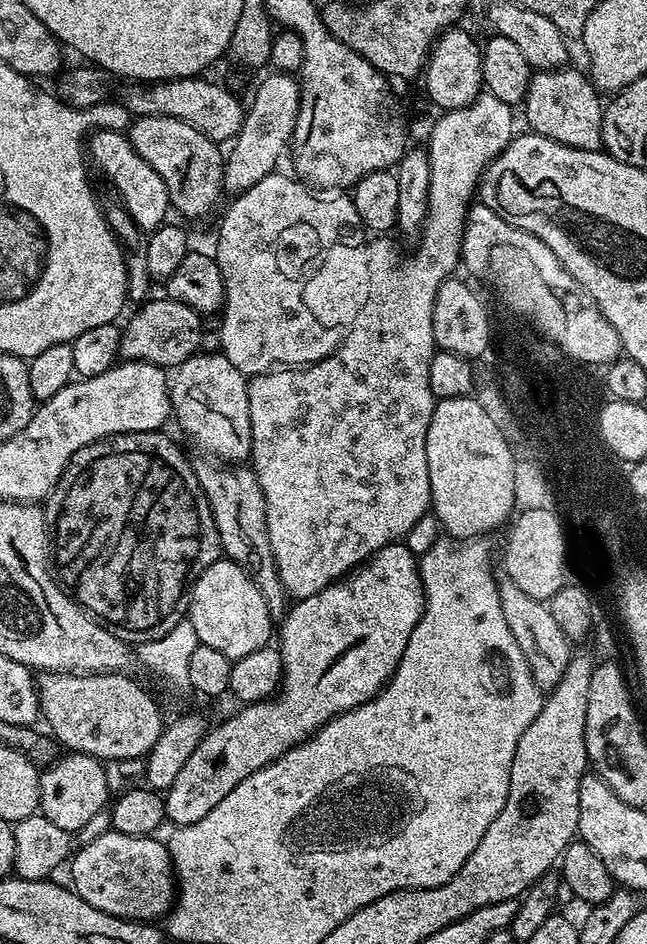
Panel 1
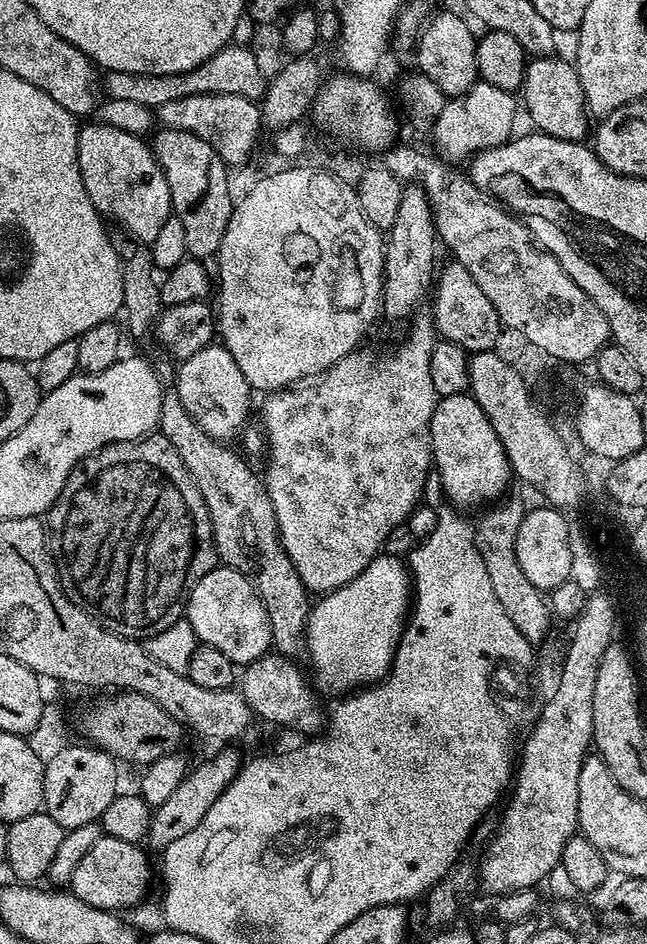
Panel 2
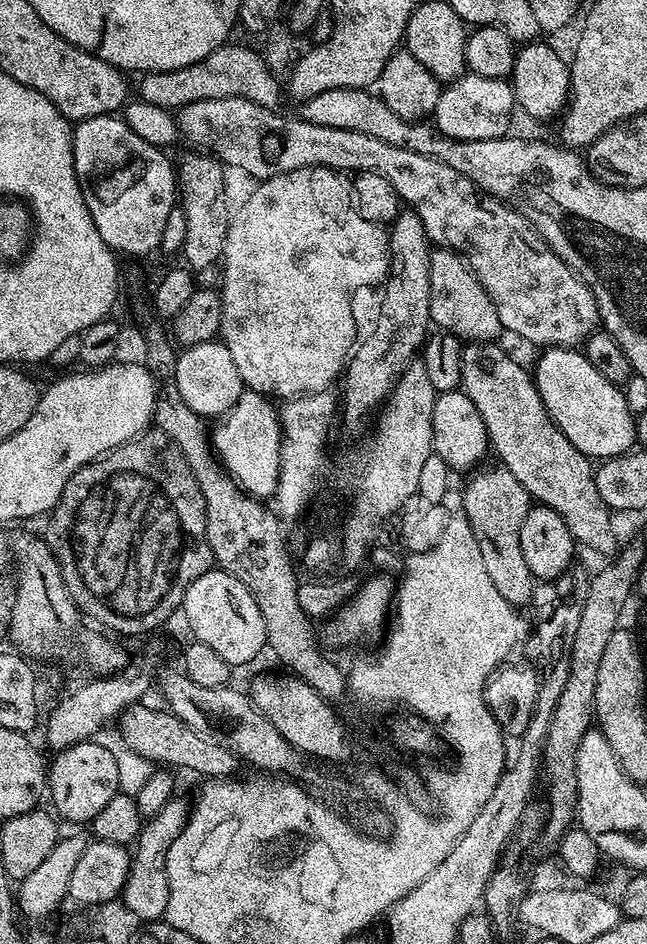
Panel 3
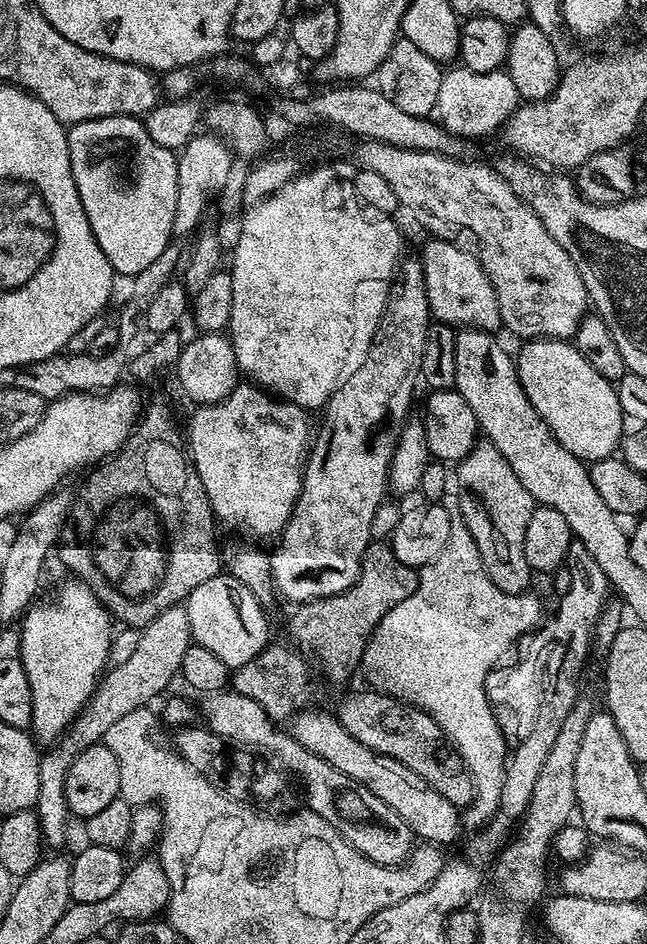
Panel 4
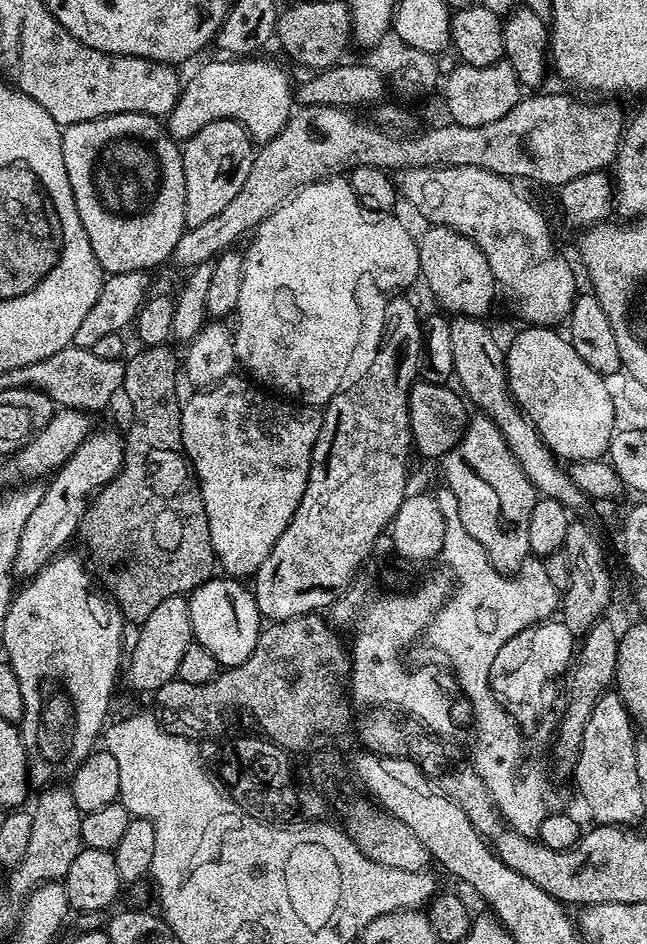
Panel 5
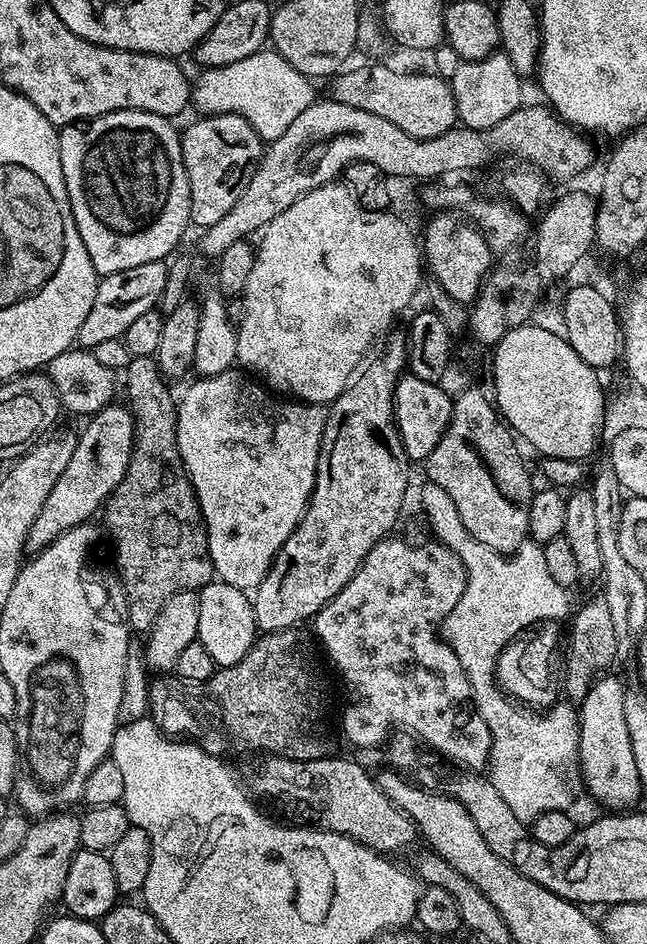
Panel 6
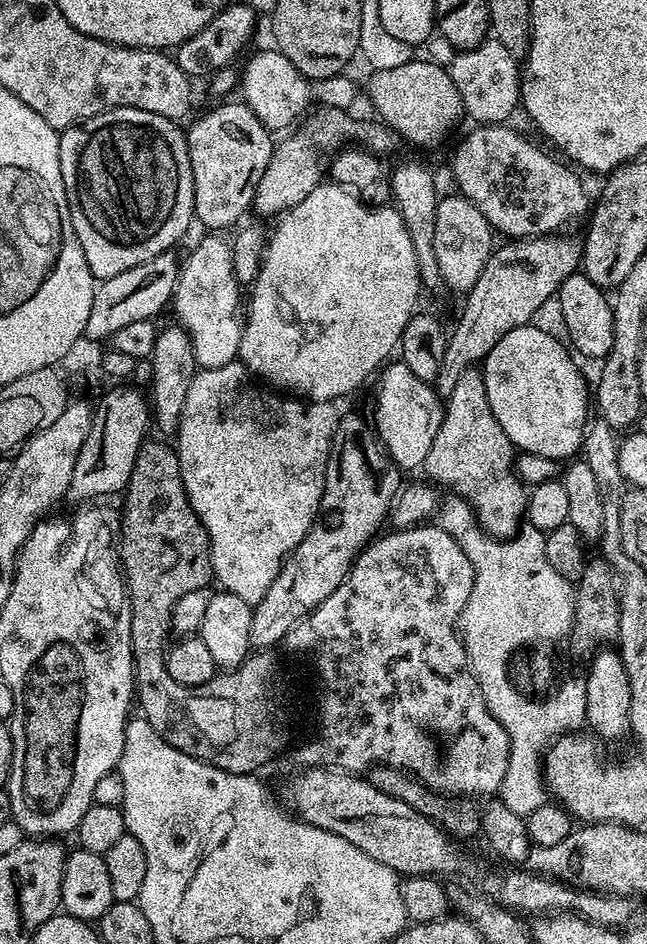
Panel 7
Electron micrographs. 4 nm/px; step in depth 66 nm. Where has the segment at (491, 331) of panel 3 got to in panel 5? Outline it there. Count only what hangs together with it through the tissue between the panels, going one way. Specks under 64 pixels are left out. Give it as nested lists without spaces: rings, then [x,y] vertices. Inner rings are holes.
[[[433,224],[425,227],[425,229],[424,233],[419,233],[416,249],[420,263],[420,276],[428,283],[433,298],[445,308],[441,308],[445,313],[452,316],[487,317],[487,312],[491,310],[492,303],[496,300],[498,285],[490,270],[490,262],[486,262],[486,254],[482,254],[482,250],[472,240],[472,237],[464,235],[463,232],[447,228],[441,224]]]

